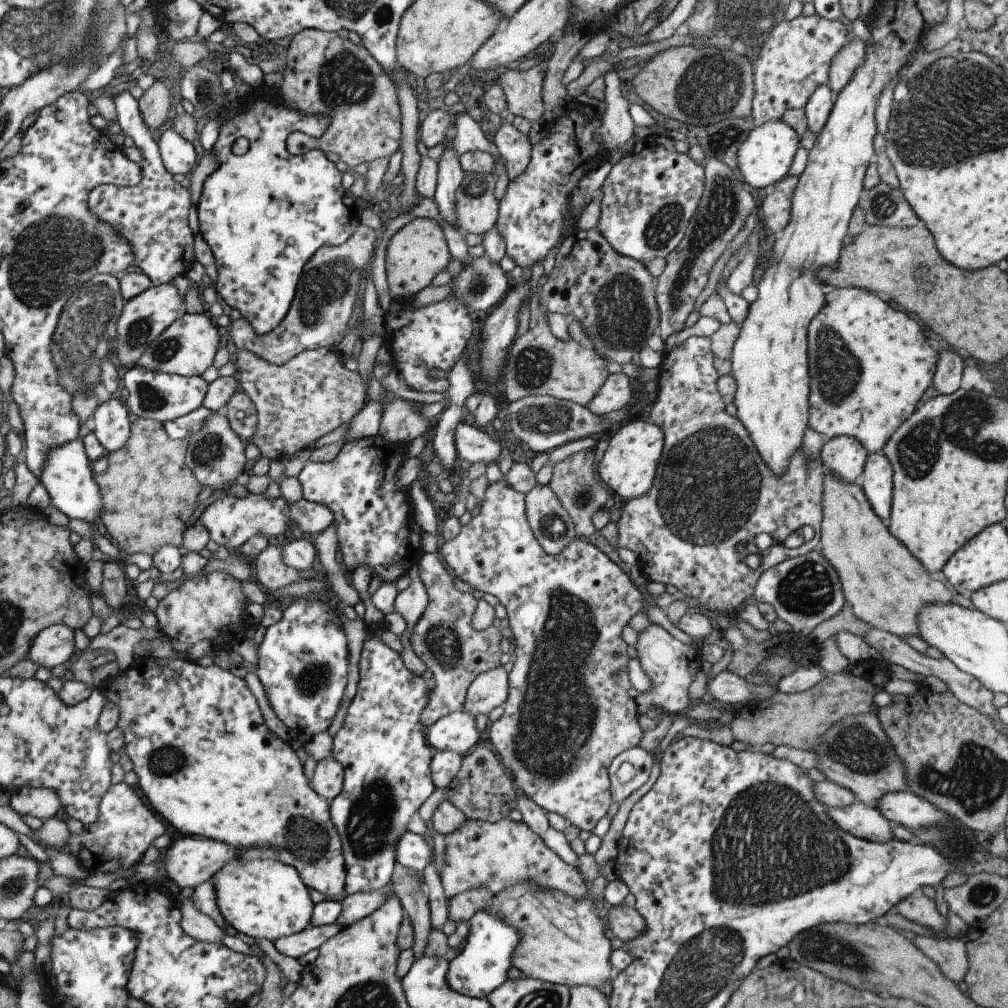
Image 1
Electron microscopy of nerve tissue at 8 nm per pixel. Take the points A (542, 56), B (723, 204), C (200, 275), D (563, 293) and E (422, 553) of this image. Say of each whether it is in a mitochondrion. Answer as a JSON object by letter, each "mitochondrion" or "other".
{"A":"other","B":"mitochondrion","C":"other","D":"other","E":"other"}

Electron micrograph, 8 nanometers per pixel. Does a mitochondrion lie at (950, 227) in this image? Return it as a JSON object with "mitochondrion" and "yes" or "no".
{"mitochondrion":"no"}

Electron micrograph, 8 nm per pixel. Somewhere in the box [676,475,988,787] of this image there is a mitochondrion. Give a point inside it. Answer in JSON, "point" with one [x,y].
{"point":[856,748]}

